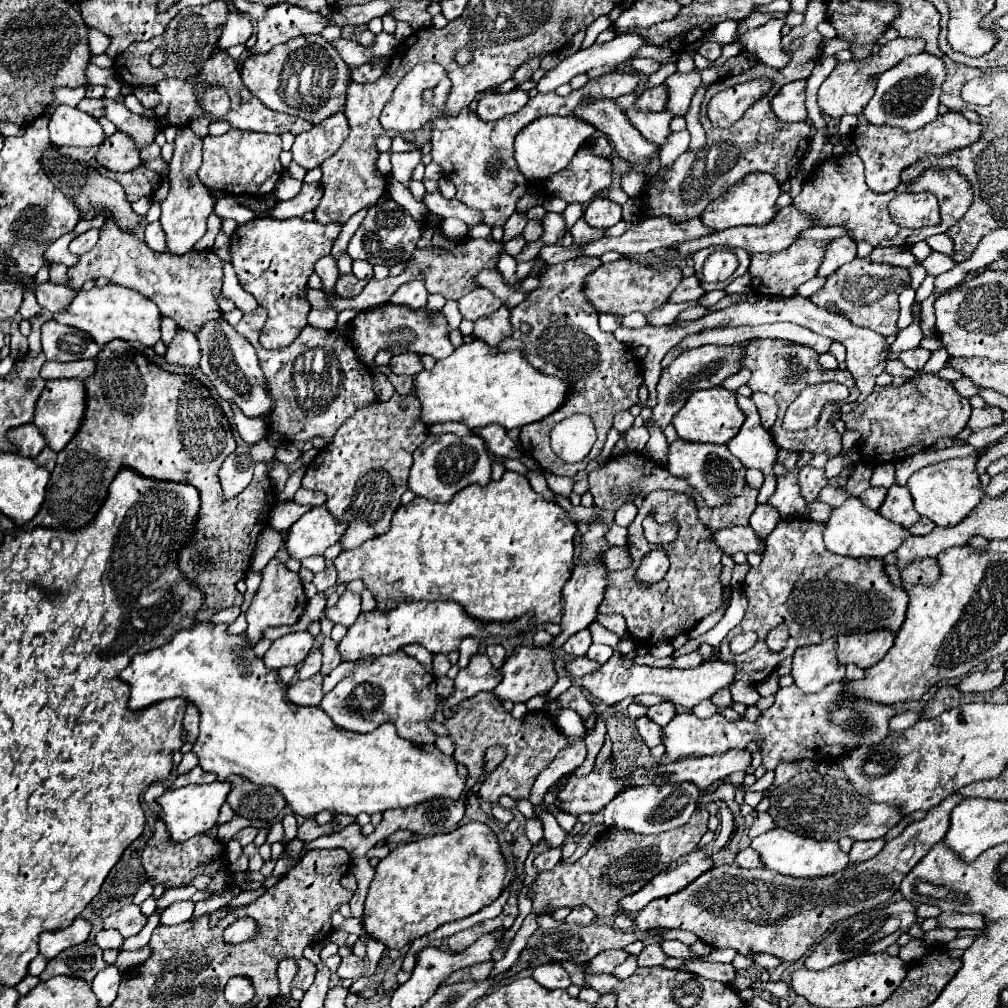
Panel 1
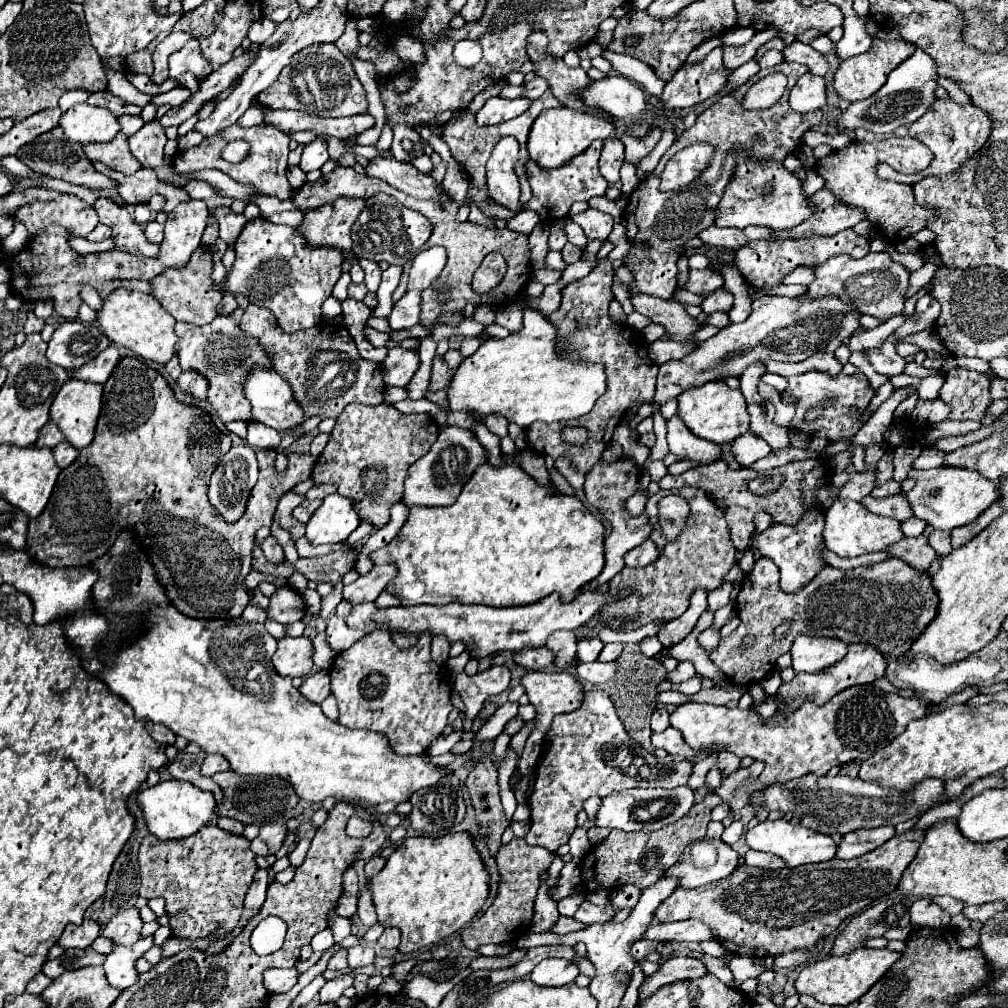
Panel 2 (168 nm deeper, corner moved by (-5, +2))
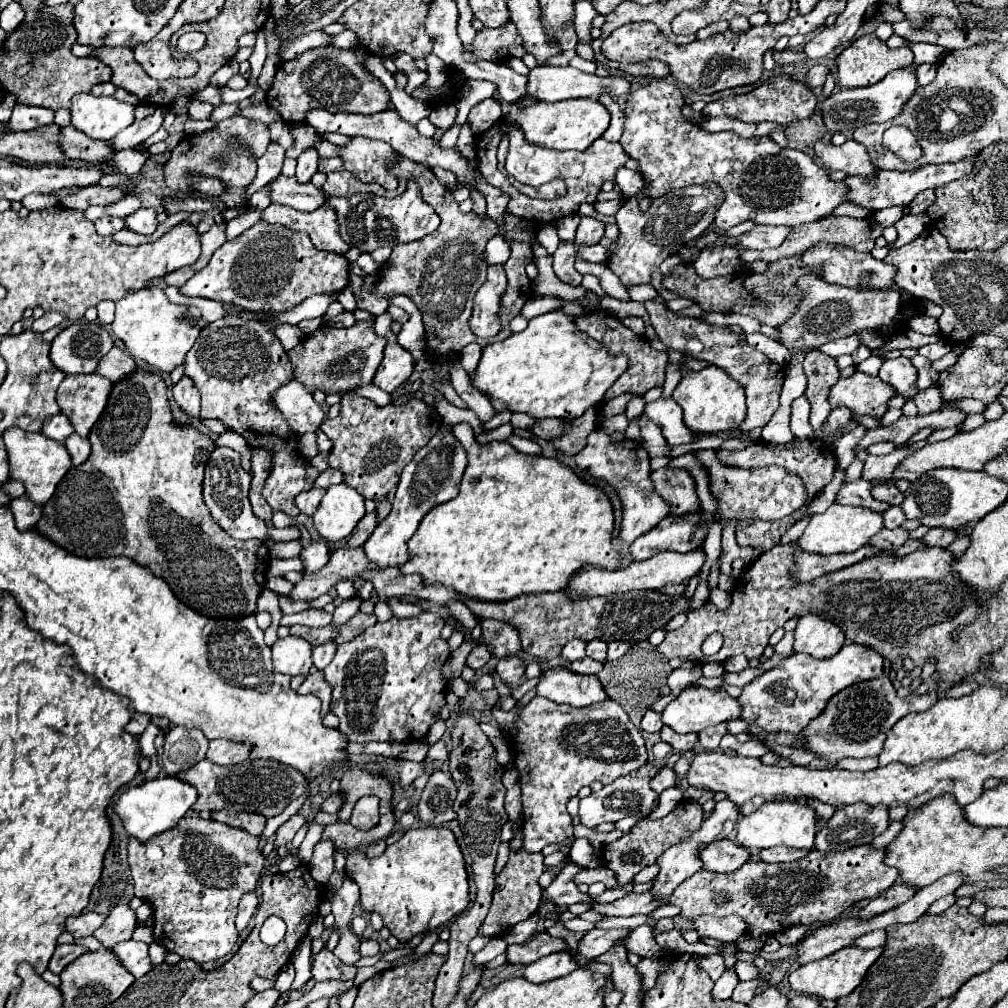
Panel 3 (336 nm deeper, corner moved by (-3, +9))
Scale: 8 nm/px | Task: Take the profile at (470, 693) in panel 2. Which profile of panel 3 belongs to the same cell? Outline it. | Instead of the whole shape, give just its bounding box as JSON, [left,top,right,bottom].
[496,658,526,686]

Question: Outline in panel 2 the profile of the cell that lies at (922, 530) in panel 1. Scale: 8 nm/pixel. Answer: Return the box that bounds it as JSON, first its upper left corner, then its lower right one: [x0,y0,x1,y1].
[902,517,926,537]

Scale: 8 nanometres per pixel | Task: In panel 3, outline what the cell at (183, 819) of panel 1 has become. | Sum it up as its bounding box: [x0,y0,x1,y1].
[114,776,198,842]

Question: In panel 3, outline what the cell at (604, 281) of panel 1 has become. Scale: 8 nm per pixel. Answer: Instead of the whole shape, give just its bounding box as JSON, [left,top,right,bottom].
[644,300,784,432]

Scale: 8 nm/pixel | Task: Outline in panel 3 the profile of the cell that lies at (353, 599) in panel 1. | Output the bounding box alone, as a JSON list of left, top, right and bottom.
[362,424,466,568]

